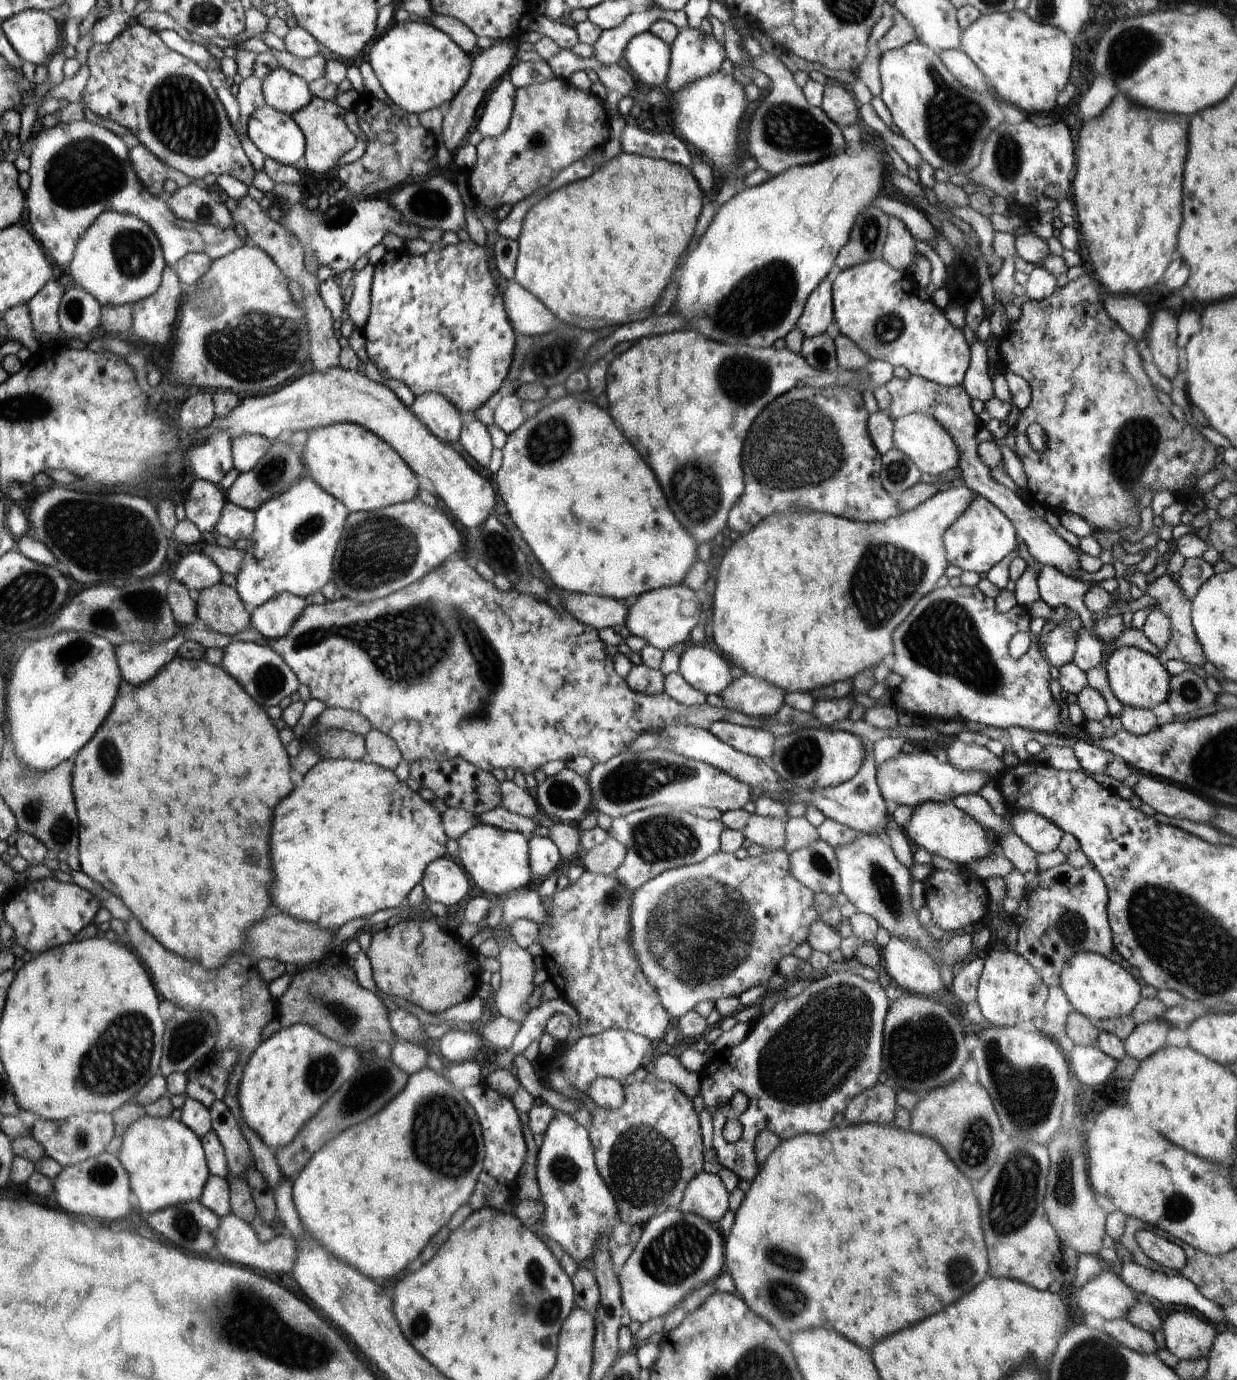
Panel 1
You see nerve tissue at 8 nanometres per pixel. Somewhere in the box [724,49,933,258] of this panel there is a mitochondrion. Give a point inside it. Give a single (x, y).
(786, 128)

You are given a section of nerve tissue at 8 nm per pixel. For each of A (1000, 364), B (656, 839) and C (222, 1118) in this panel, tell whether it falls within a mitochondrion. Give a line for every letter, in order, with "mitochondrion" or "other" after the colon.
A: other
B: mitochondrion
C: other

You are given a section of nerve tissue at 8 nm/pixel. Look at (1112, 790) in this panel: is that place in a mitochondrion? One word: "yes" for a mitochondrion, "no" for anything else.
no

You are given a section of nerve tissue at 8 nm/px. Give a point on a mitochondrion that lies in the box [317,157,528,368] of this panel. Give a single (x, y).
(424, 206)

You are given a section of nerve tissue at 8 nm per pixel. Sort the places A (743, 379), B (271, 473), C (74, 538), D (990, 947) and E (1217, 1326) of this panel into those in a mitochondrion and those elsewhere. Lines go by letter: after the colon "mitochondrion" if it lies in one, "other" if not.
A: mitochondrion
B: mitochondrion
C: mitochondrion
D: other
E: other

